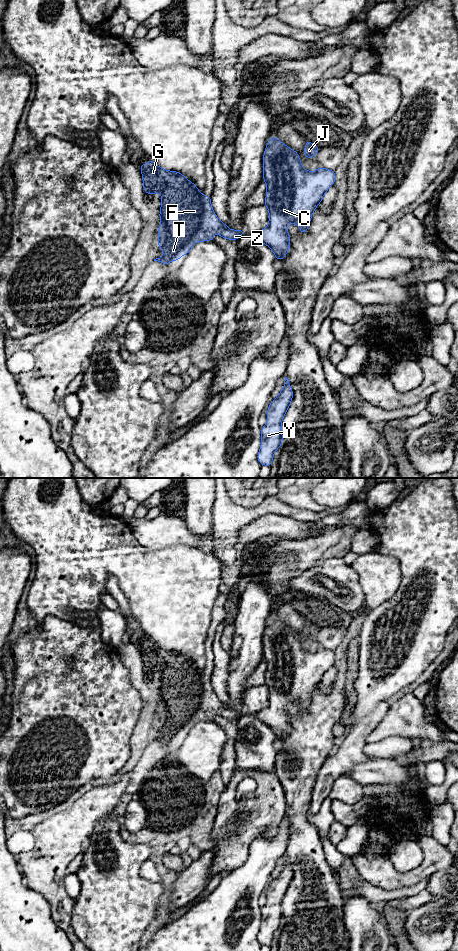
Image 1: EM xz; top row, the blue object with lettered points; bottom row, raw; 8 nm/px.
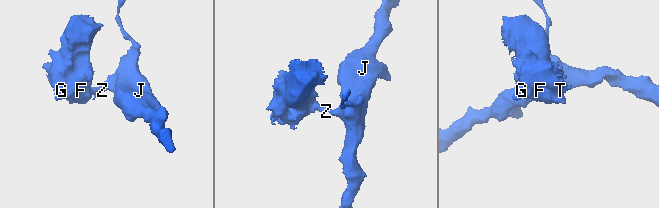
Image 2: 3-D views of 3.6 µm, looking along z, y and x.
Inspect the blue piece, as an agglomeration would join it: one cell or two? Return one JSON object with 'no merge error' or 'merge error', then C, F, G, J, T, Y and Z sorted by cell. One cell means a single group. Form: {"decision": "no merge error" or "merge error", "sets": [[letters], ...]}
{"decision": "merge error", "sets": [["C", "J", "Y", "Z"], ["F", "G", "T"]]}

